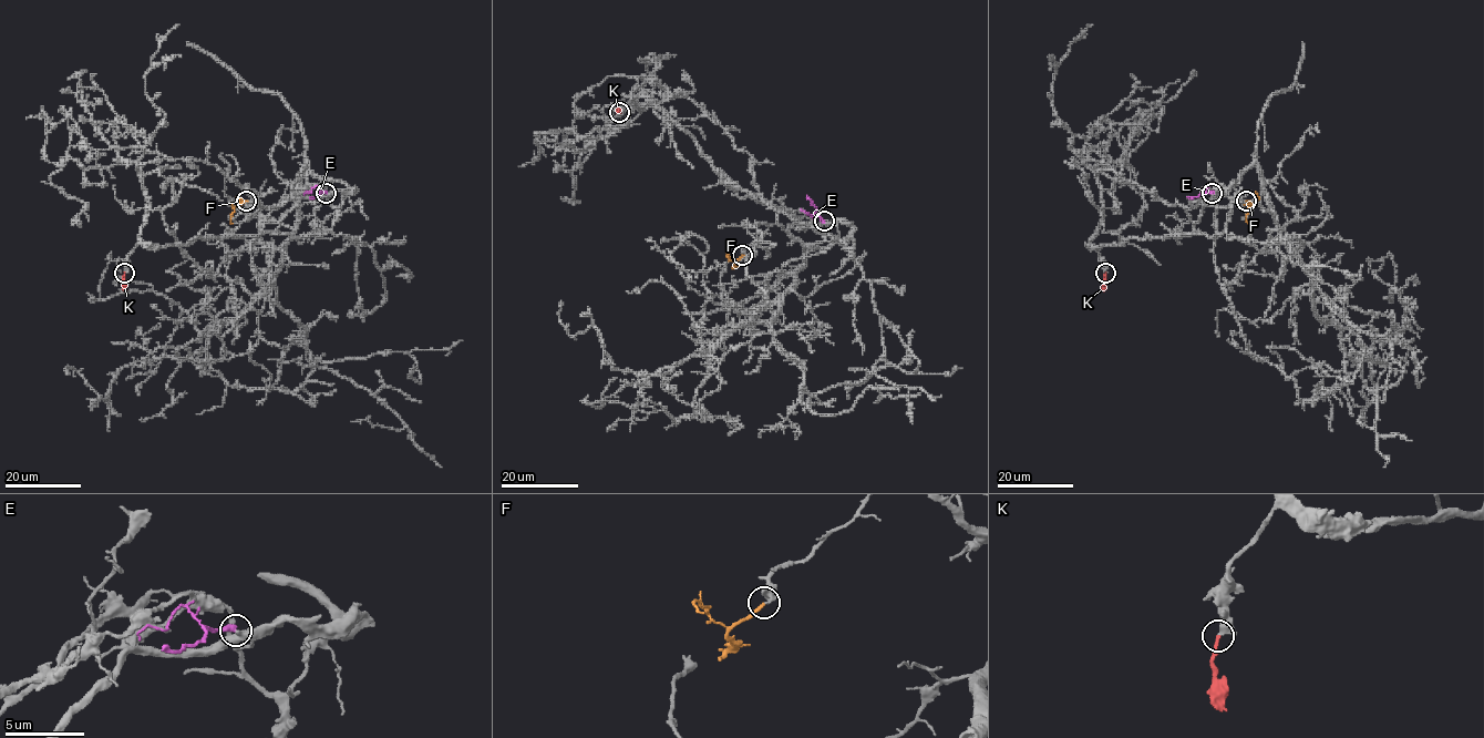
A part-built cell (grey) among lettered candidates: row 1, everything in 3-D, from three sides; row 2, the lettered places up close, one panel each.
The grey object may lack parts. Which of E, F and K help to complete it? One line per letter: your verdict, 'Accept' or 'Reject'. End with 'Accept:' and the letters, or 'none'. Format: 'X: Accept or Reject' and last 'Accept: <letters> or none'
E: Reject
F: Accept
K: Accept
Accept: F, K

